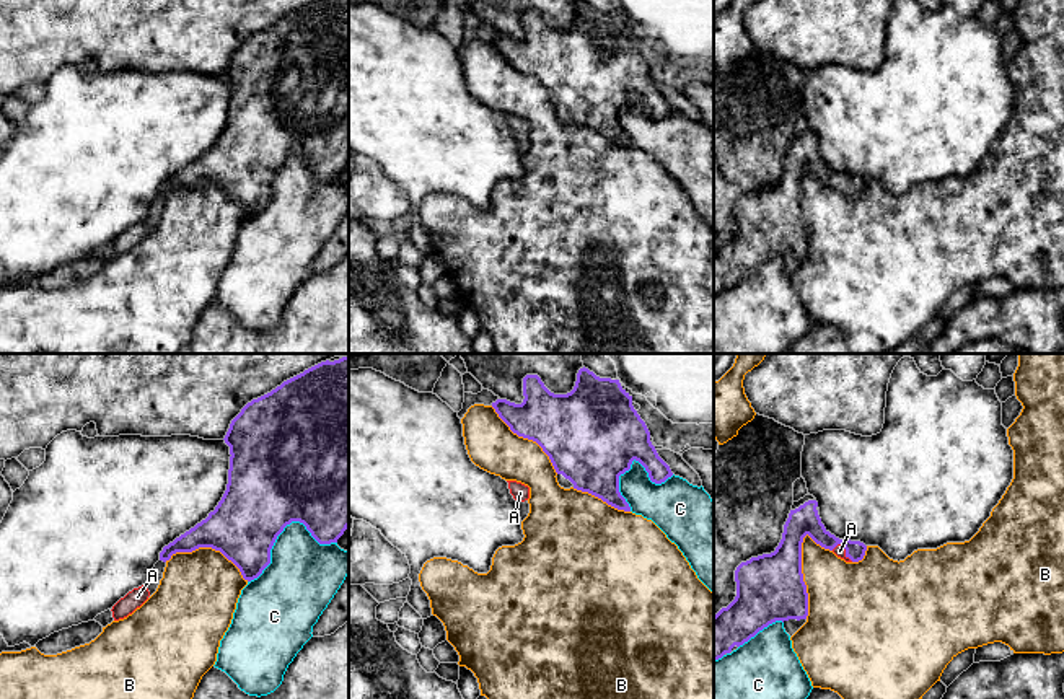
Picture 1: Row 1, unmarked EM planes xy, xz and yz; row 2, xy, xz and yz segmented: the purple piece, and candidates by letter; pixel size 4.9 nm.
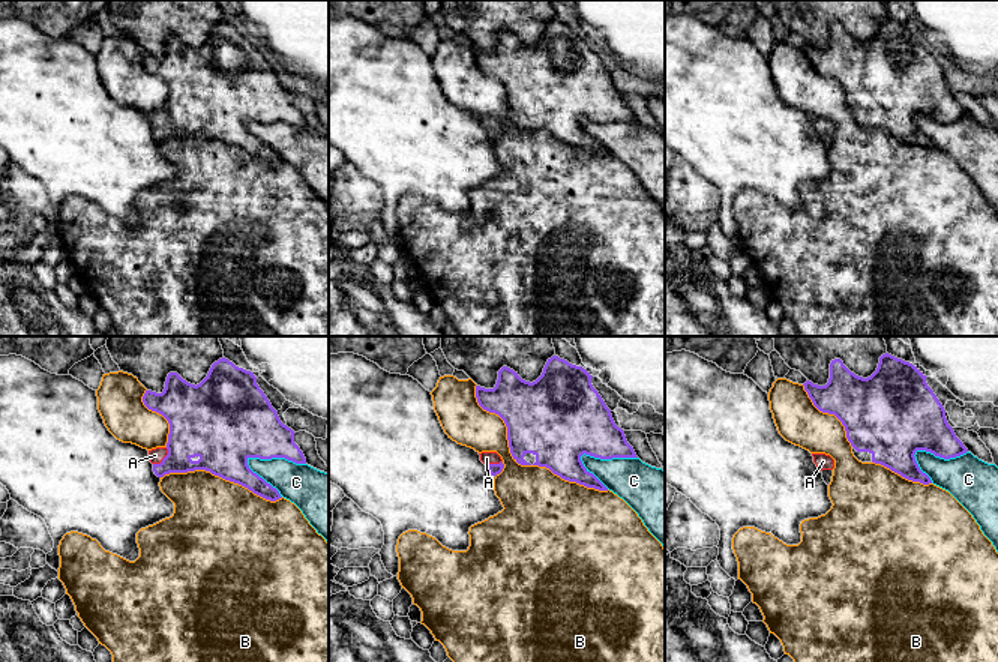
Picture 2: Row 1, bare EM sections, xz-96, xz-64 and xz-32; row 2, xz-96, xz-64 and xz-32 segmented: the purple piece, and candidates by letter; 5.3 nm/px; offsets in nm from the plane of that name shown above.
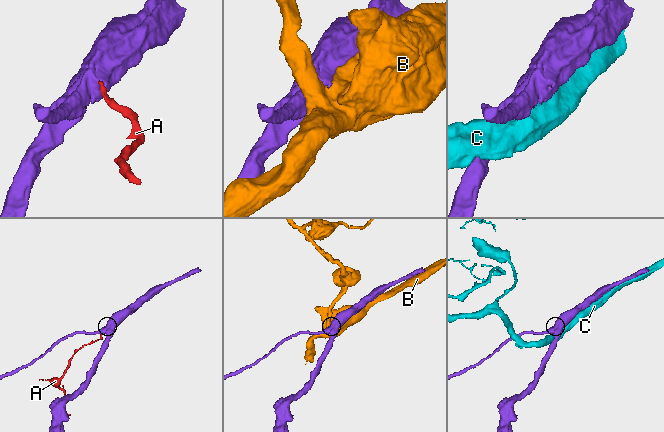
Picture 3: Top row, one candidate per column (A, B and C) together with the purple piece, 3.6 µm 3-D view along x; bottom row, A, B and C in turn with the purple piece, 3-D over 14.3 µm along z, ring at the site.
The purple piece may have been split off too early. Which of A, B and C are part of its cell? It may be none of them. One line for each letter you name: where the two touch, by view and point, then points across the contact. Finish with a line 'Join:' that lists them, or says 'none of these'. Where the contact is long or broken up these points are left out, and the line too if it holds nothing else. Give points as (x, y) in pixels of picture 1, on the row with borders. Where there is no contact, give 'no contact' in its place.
A: yz (844, 548) | across yz (804, 520), (823, 538), (844, 548), (839, 551)
Join: A

